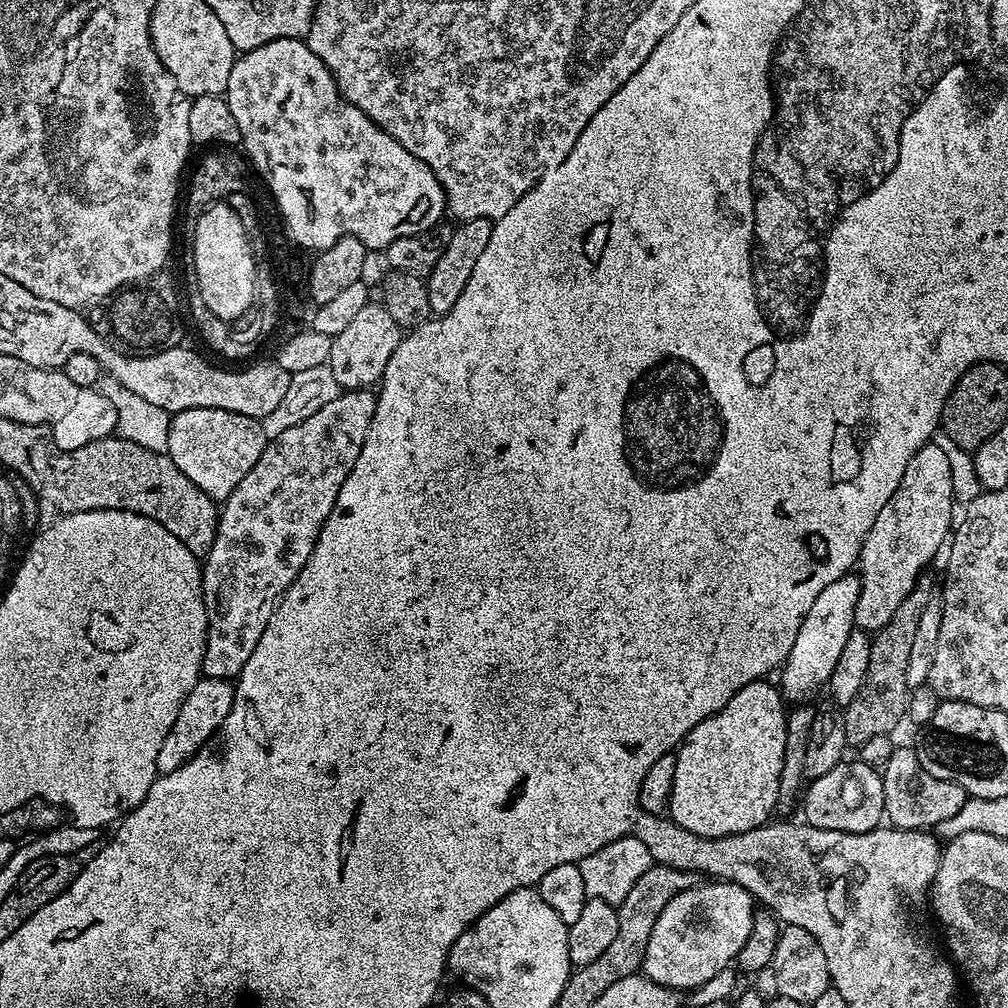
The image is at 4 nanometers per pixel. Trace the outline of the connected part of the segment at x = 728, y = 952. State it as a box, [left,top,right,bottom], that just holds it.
[643,882,757,990]

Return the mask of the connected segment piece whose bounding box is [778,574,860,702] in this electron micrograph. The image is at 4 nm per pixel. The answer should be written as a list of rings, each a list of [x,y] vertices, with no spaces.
[[[849,574],[838,578],[838,582],[830,582],[818,599],[810,605],[806,618],[802,618],[802,627],[798,630],[798,638],[794,638],[794,646],[790,646],[788,659],[782,665],[779,673],[779,687],[788,702],[804,702],[816,691],[823,689],[828,683],[830,674],[842,654],[842,646],[846,646],[846,638],[856,628],[854,610],[858,606],[860,593],[860,577]]]

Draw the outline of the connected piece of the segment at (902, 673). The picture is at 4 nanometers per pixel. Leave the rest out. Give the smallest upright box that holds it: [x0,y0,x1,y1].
[843,578,933,746]

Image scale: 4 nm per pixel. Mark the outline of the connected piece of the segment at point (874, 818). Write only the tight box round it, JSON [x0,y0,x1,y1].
[802,758,885,832]

